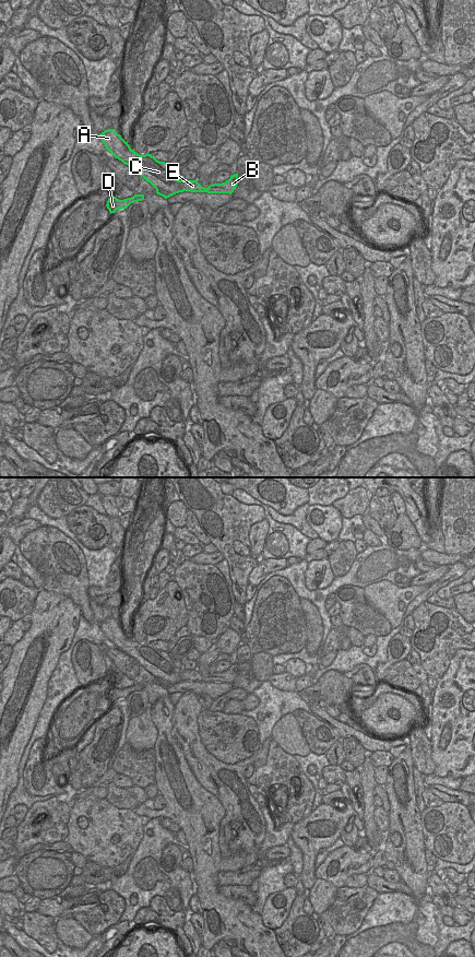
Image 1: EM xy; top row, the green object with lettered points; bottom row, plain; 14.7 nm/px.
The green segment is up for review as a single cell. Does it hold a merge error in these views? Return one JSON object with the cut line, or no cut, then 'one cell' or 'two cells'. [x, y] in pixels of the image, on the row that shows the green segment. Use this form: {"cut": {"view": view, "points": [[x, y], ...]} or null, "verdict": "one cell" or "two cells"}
{"cut": {"view": "xy", "points": [[156, 189], [162, 189], [170, 195]]}, "verdict": "two cells"}

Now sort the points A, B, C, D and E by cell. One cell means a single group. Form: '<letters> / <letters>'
A C / B D E

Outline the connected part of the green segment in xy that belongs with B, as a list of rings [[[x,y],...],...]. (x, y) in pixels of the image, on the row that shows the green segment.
[[[238,173],[230,176],[228,180],[222,184],[213,184],[207,188],[202,187],[198,180],[181,180],[180,192],[207,192],[207,193],[229,193],[231,194],[238,185]]]

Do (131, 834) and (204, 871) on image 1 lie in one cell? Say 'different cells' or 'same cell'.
different cells

